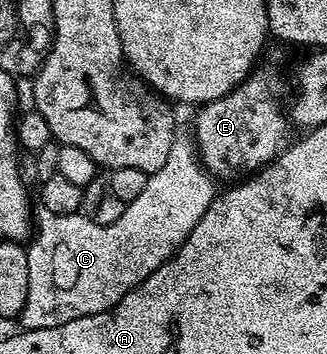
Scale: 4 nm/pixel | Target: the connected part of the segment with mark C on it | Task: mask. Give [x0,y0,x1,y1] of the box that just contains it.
[18,104,217,330]

